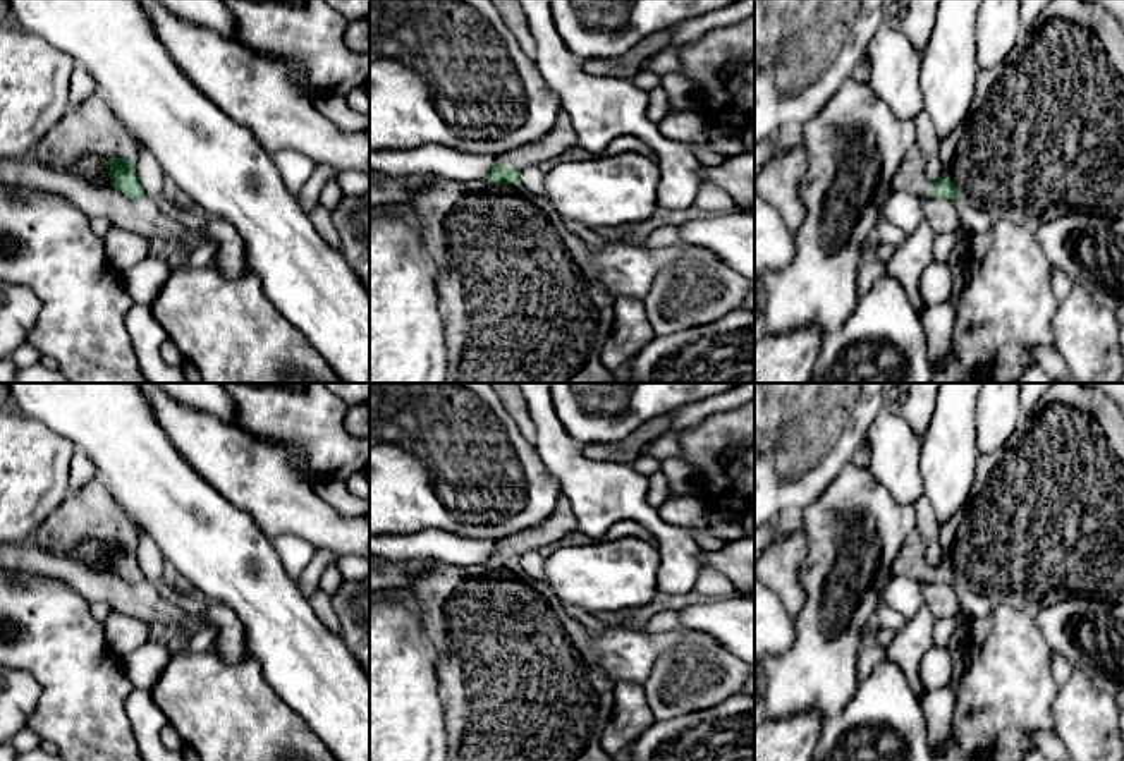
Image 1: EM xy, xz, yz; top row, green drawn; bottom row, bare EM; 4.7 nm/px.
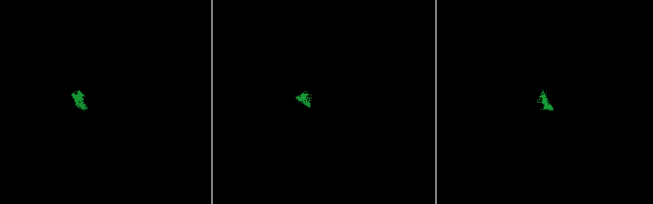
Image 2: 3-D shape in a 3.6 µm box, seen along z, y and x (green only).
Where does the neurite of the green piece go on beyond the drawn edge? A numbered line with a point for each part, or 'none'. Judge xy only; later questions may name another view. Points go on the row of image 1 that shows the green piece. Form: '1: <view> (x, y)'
1: xy (86, 136)

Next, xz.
1: xz (562, 136)
2: xz (521, 301)

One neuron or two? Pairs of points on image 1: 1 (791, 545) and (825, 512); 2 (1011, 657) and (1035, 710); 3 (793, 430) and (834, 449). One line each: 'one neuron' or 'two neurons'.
1: two neurons
2: one neuron
3: one neuron

